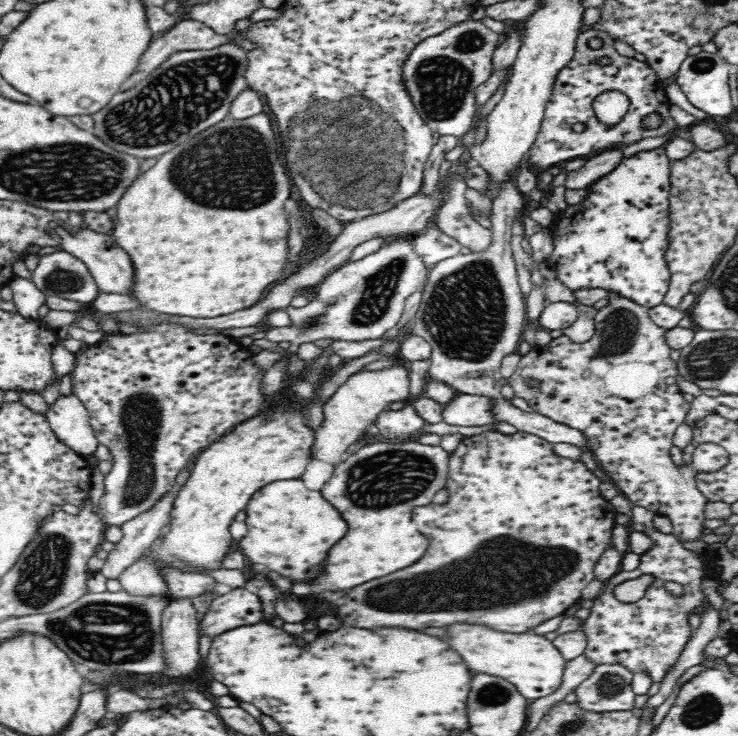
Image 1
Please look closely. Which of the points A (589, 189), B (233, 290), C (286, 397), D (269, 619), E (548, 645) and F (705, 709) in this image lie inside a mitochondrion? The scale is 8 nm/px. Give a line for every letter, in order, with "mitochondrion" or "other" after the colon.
A: other
B: other
C: other
D: other
E: other
F: mitochondrion

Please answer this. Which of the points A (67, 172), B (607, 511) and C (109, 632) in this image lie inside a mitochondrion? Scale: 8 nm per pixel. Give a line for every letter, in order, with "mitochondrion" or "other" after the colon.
A: mitochondrion
B: other
C: mitochondrion

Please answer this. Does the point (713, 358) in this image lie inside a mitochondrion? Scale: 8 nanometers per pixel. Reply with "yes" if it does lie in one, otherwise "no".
yes

